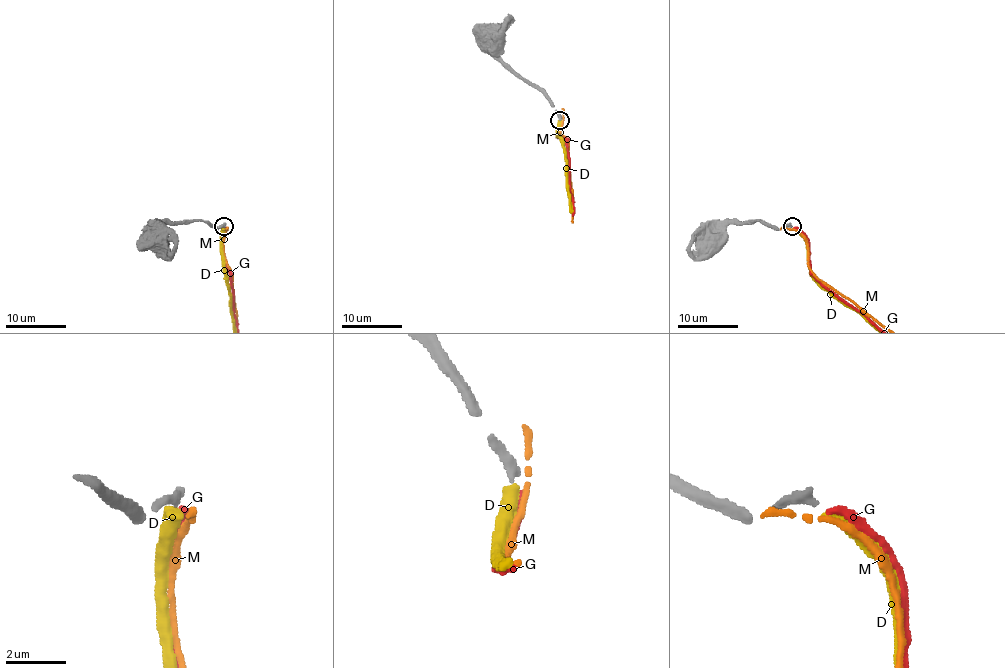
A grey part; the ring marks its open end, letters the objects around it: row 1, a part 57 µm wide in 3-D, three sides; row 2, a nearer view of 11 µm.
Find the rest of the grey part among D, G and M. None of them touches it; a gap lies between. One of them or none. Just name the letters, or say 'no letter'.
no letter

